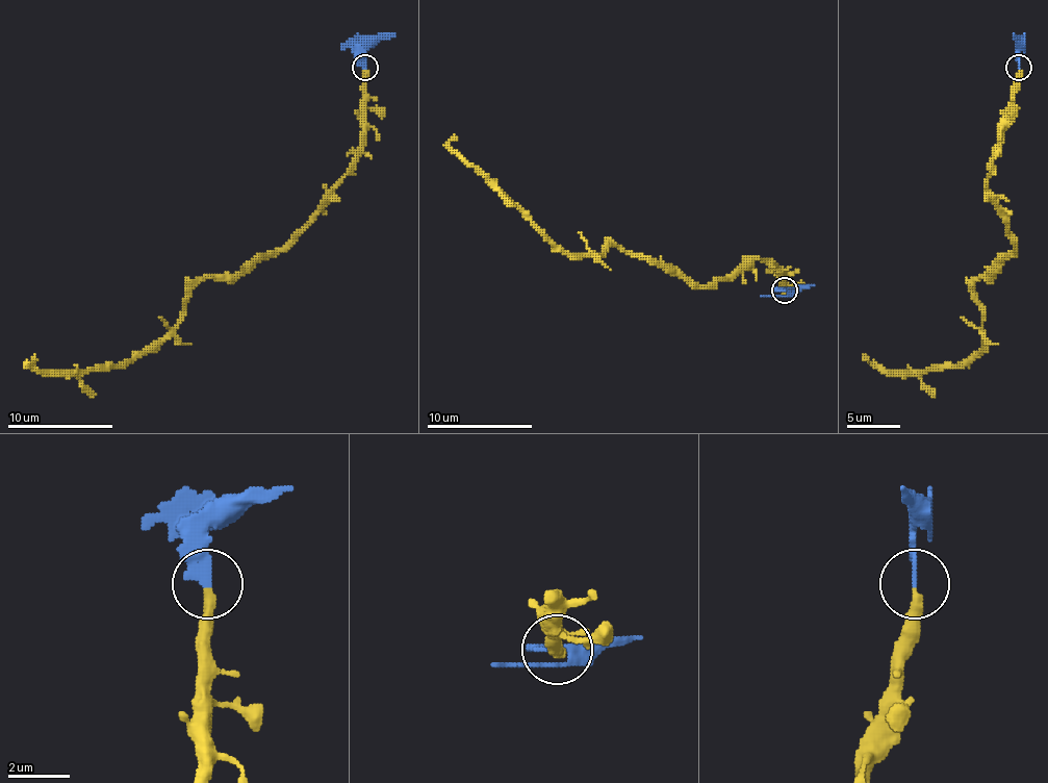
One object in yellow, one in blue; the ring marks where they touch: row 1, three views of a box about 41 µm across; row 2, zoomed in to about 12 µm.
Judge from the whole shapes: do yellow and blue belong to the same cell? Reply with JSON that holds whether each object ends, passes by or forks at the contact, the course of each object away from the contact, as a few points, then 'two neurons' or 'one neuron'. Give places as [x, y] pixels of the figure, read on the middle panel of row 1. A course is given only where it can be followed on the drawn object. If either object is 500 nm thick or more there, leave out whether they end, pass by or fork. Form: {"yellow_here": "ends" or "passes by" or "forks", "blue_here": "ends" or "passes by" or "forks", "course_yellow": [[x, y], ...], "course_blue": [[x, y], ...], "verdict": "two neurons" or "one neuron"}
{"yellow_here": "ends", "blue_here": "ends", "course_yellow": [[785, 291], [774, 264], [750, 258], [700, 285], [618, 246], [567, 253], [454, 150], [454, 134]], "course_blue": [[785, 291], [814, 285]], "verdict": "two neurons"}

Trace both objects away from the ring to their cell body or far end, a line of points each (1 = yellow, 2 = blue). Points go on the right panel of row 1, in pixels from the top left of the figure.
1: (1019, 68), (1014, 121), (987, 198), (1014, 248), (974, 282), (981, 346), (926, 370), (878, 370), (863, 354)
2: (1019, 68), (1014, 33)

